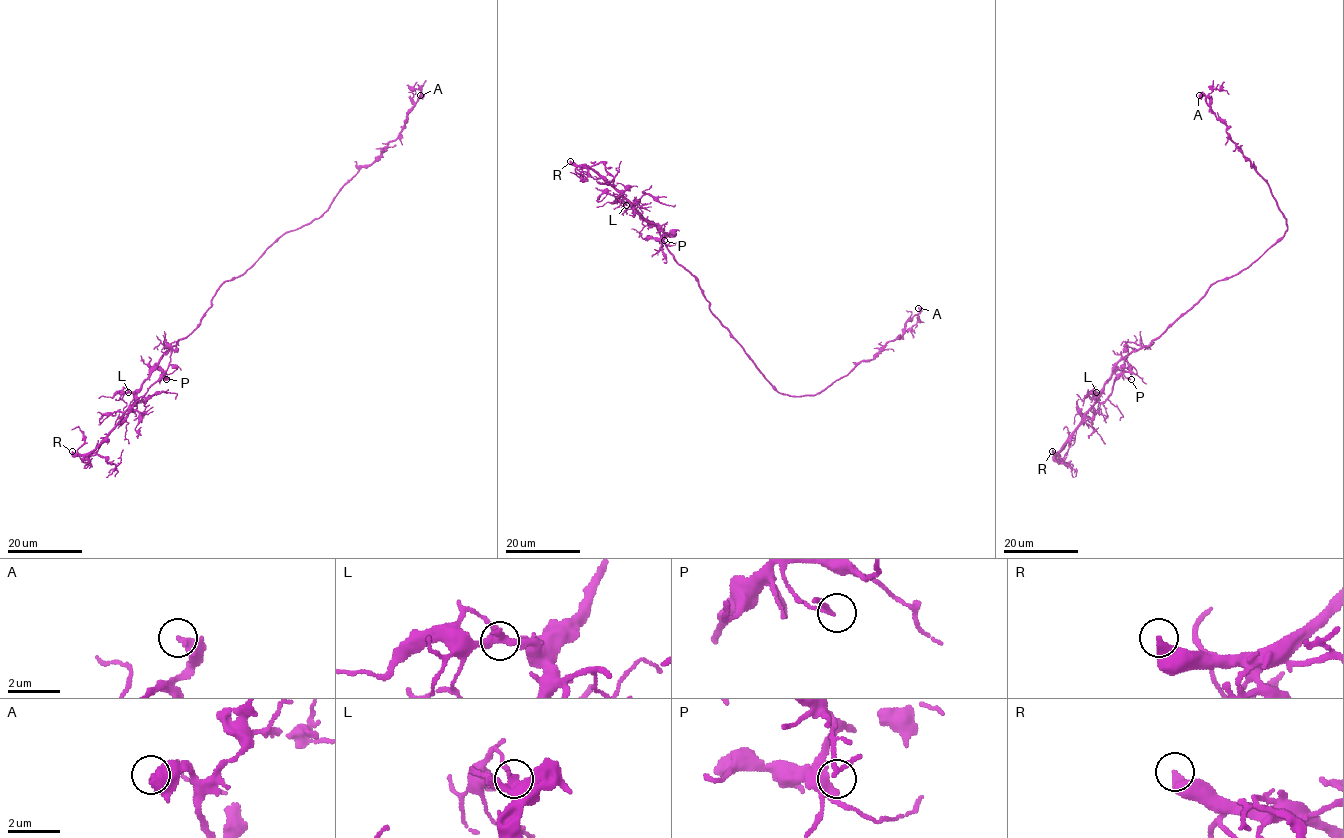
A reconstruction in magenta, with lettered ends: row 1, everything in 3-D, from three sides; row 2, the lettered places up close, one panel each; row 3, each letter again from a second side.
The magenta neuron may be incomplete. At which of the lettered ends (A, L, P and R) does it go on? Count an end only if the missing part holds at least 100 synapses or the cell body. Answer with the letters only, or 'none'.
R

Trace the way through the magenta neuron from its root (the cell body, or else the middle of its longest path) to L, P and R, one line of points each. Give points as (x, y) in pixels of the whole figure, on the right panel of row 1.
L: (1222, 279), (1157, 338), (1124, 356), (1105, 386), (1098, 392), (1092, 391), (1095, 388), (1096, 392)
P: (1222, 279), (1157, 338), (1124, 356), (1097, 400), (1107, 399), (1121, 375), (1131, 379)
R: (1222, 279), (1157, 338), (1118, 362), (1084, 420), (1056, 454), (1052, 451)

